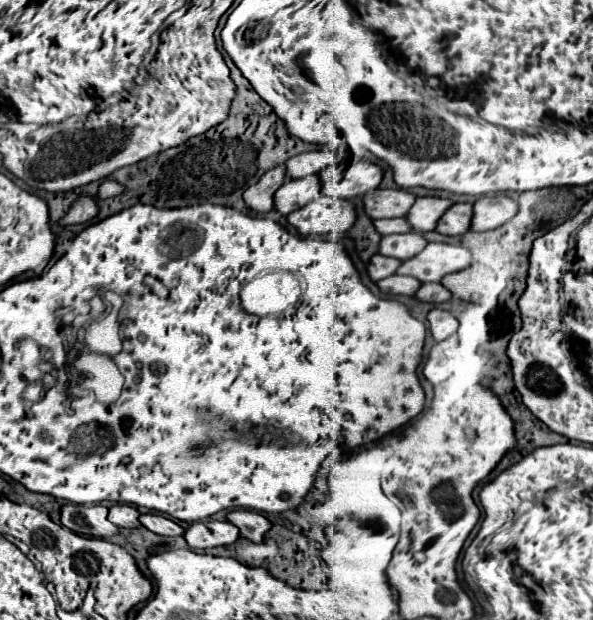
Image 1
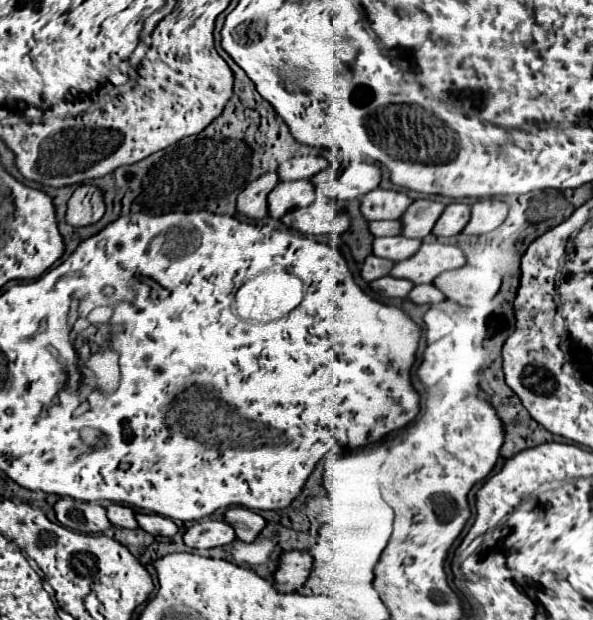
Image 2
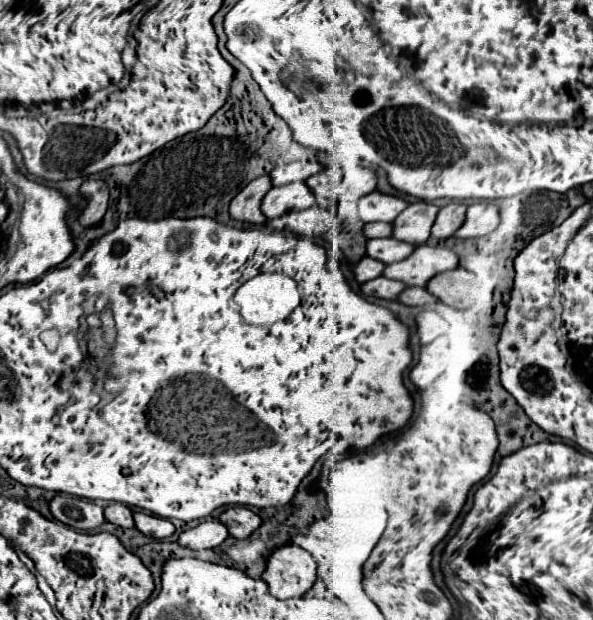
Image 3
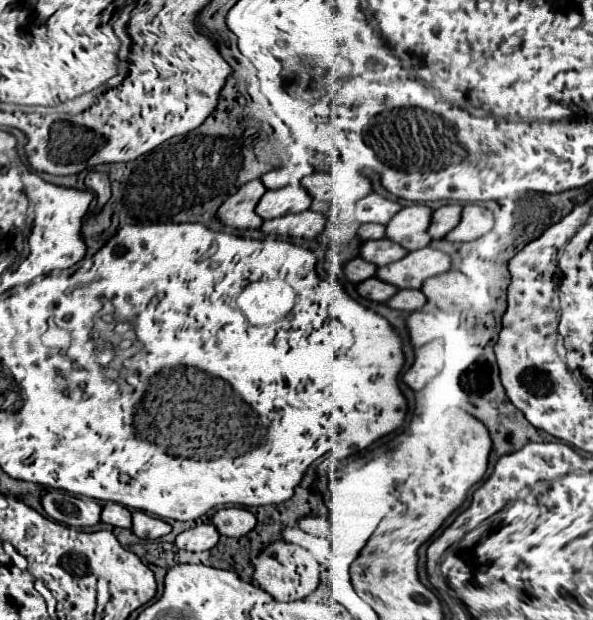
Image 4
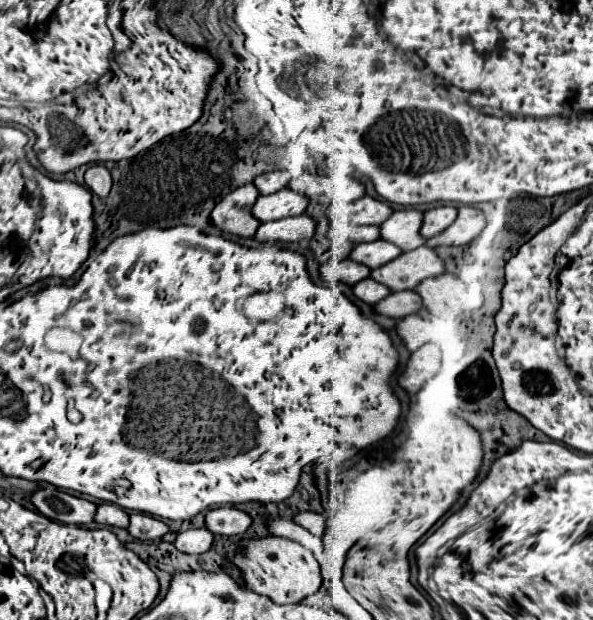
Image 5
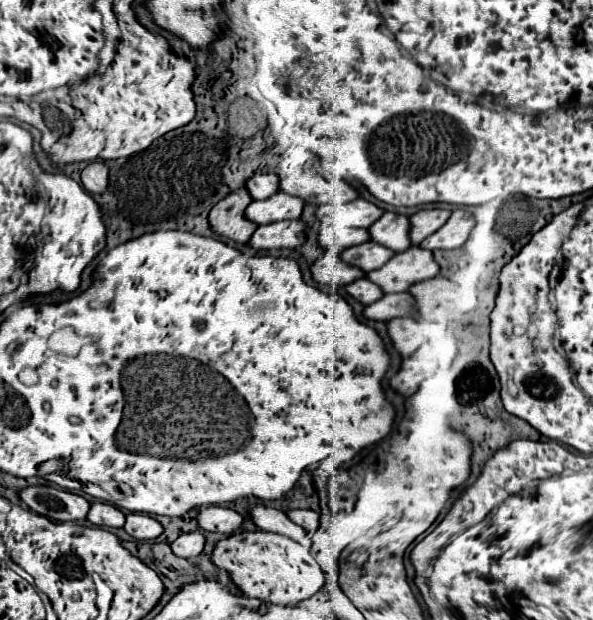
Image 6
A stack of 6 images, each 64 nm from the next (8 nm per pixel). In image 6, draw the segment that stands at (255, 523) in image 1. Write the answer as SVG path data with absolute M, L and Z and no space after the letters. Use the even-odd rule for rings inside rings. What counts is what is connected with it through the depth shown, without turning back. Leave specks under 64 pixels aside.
M222 506L202 508L198 512L196 520L202 530L220 532L220 534L234 534L242 524L242 516L238 512L234 512L230 508L222 508Z

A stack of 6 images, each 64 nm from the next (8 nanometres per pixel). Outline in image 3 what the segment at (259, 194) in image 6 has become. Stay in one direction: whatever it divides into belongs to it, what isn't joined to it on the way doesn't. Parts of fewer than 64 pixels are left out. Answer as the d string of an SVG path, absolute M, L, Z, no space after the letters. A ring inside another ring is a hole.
M292 162L292 164L278 166L268 176L272 180L272 186L284 186L284 184L290 184L290 182L306 180L308 176L318 174L320 170L322 170L322 166L318 162Z

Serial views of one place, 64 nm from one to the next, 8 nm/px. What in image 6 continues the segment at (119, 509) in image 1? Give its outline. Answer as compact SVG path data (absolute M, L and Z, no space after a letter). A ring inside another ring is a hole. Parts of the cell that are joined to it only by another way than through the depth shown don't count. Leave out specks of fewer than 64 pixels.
M92 502L92 508L88 510L86 516L88 522L92 522L94 526L108 526L108 528L122 528L124 526L124 514L106 502Z

